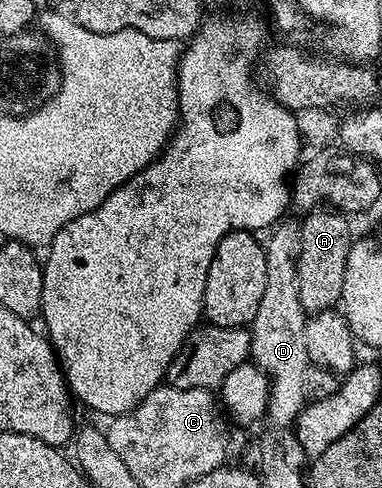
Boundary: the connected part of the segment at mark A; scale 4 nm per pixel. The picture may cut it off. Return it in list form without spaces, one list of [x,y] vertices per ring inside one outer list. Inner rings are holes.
[[[313,210],[300,224],[300,256],[296,273],[300,279],[300,301],[305,313],[326,312],[340,304],[342,282],[346,278],[346,258],[354,243],[349,217],[339,210]]]

